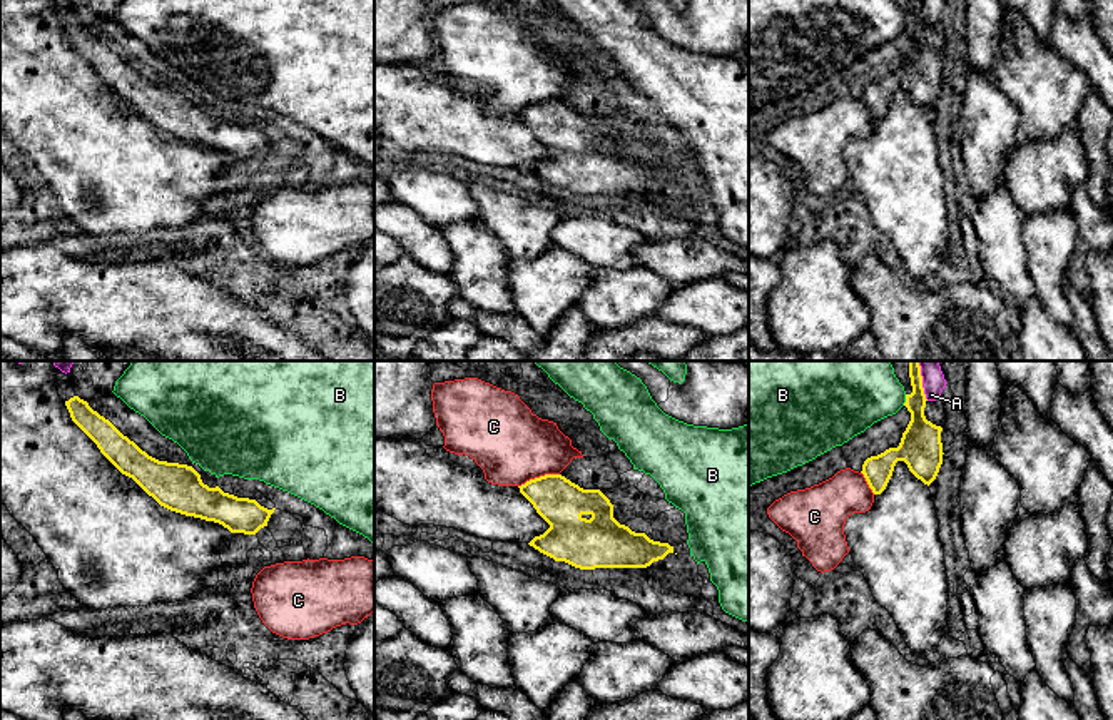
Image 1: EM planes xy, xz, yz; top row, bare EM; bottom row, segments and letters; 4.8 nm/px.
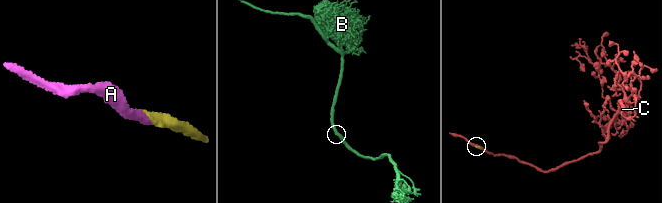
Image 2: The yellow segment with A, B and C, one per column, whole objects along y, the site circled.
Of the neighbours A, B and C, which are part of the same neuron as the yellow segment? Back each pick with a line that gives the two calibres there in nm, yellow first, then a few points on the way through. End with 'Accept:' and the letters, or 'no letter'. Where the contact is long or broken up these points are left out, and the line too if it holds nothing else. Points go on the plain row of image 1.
A: calibres 190 and 100 nm
Accept: A

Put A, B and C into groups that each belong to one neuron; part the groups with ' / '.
A / B / C

